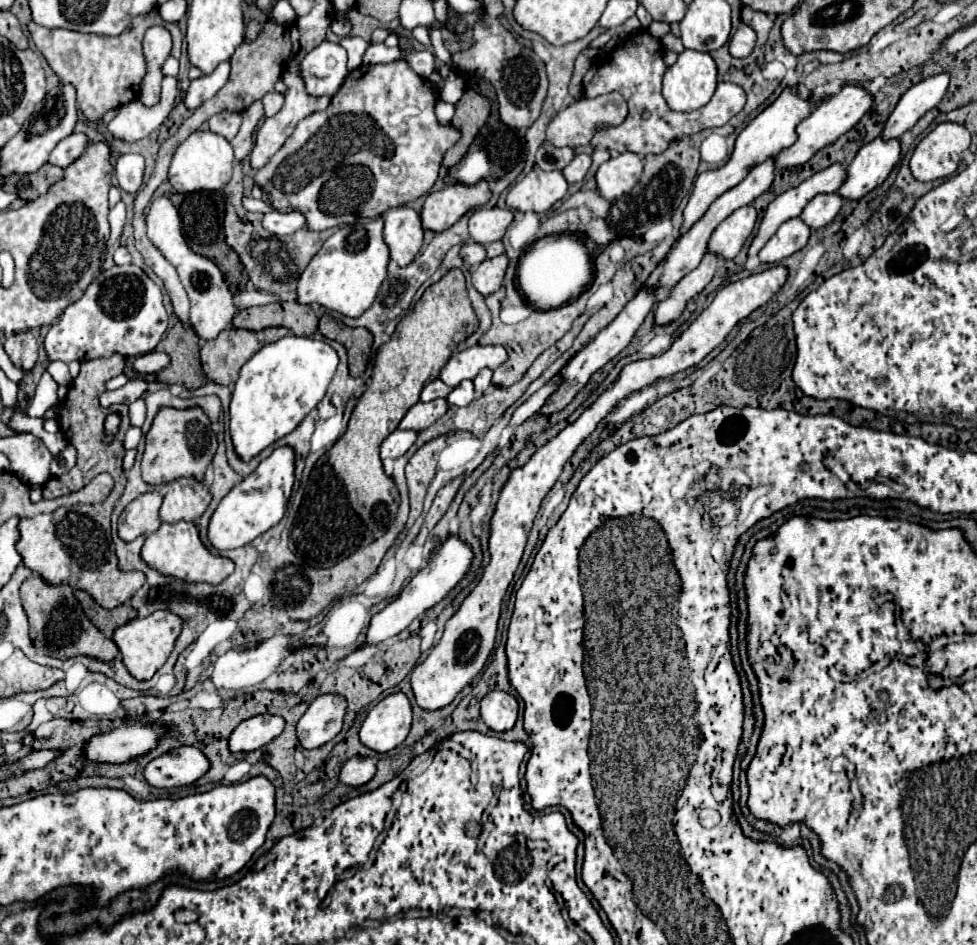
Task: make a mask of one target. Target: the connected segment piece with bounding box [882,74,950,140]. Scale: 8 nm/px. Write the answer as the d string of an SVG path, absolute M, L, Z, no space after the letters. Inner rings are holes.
M938 74L912 86L900 98L894 112L890 114L882 130L882 138L892 140L892 138L902 136L906 130L910 130L928 110L932 110L944 98L948 82L950 82L948 74Z

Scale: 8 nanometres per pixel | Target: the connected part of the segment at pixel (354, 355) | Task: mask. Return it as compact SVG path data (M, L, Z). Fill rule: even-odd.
M324 314L320 318L320 328L318 328L326 338L332 338L340 344L346 346L348 350L348 366L352 376L360 376L366 370L368 358L370 358L370 348L372 348L372 332L368 328L350 328L342 324L340 320L332 318L330 314Z

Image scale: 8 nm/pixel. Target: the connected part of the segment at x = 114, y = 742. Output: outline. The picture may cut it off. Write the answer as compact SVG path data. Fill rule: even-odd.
M124 722L108 734L94 736L84 752L90 760L120 764L152 750L164 734L166 728L142 722Z

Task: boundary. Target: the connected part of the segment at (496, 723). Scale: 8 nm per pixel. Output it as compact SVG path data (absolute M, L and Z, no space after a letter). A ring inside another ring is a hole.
M492 690L482 698L482 720L494 732L512 730L518 718L518 700L500 690Z

